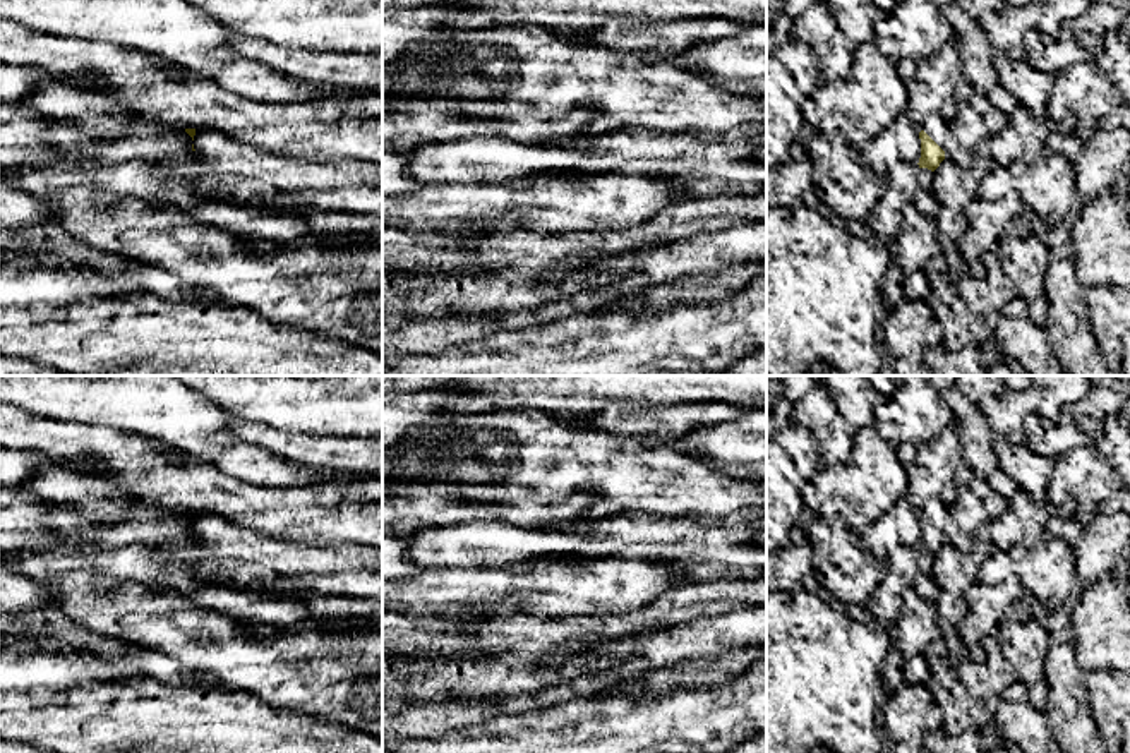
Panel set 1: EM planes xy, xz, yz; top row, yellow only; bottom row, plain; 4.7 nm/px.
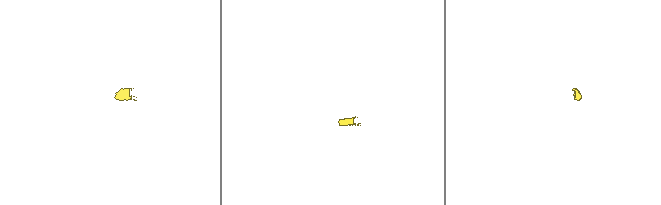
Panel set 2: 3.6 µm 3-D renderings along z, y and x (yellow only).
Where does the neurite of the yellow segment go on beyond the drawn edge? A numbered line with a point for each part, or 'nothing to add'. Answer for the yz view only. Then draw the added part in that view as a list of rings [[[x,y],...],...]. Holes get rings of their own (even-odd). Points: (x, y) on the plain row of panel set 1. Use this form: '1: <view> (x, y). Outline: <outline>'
1: yz (935, 510). Outline: [[[929,499],[916,513],[917,516],[924,515],[947,539],[948,509],[943,501]]]

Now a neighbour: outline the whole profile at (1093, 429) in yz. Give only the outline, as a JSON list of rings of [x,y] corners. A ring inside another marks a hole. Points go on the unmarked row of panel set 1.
[[[1091,417],[1082,419],[1080,422],[1077,422],[1077,425],[1082,431],[1082,434],[1089,439],[1089,443],[1099,439],[1104,431],[1104,422]]]

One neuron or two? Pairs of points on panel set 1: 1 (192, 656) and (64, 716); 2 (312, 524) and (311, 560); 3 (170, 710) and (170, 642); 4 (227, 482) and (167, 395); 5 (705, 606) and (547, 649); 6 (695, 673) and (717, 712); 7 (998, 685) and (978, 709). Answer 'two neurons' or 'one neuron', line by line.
1: two neurons
2: two neurons
3: two neurons
4: two neurons
5: one neuron
6: two neurons
7: one neuron

